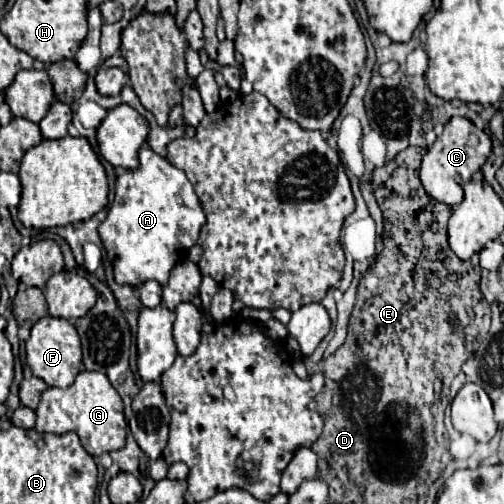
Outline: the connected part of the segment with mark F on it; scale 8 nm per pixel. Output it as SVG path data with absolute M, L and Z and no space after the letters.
M41 318L33 328L31 336L27 340L27 364L33 372L33 376L45 380L49 386L67 388L75 382L75 376L83 370L81 362L81 342L75 326L71 326L63 318Z

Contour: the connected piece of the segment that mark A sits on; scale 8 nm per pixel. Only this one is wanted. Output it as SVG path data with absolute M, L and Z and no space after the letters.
M149 144L139 150L139 168L125 170L115 184L115 200L99 226L99 236L119 284L139 286L145 280L167 284L169 272L197 242L205 214L185 172L155 154Z

